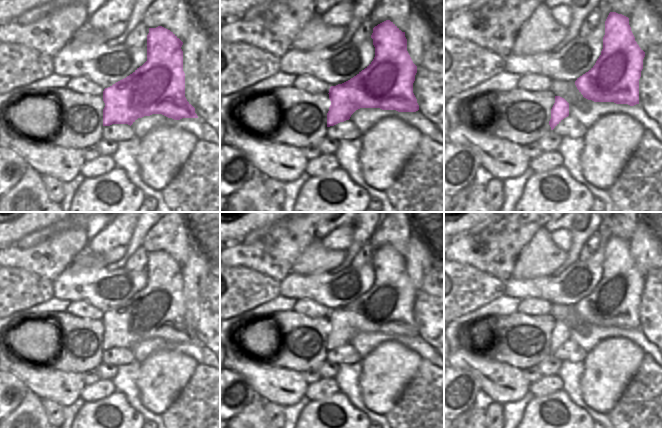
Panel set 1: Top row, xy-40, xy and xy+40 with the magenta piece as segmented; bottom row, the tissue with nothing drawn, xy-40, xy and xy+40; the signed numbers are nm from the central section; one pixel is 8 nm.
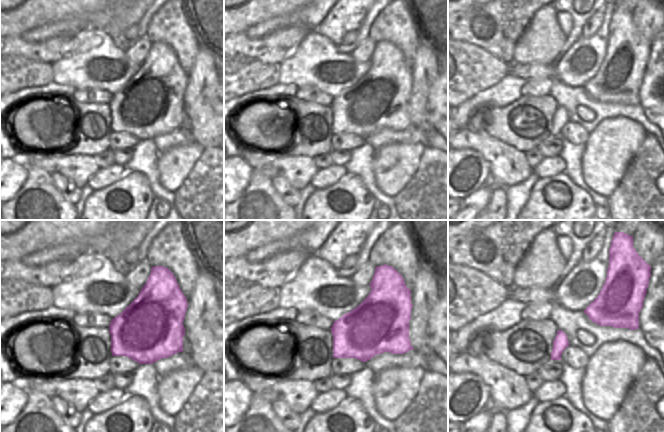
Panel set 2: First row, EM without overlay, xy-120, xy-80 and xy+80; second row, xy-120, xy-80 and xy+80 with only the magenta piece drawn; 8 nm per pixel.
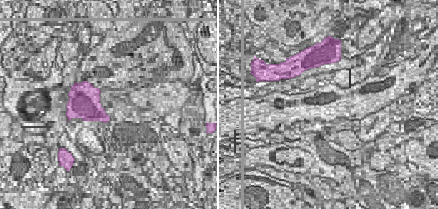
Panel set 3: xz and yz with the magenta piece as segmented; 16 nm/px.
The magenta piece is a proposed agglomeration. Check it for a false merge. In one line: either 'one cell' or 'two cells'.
one cell

